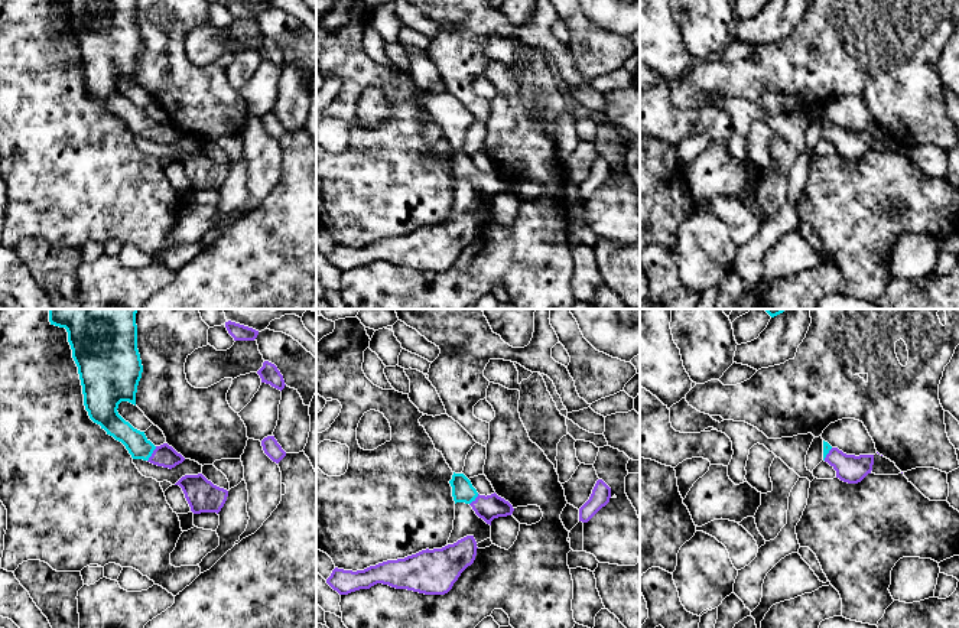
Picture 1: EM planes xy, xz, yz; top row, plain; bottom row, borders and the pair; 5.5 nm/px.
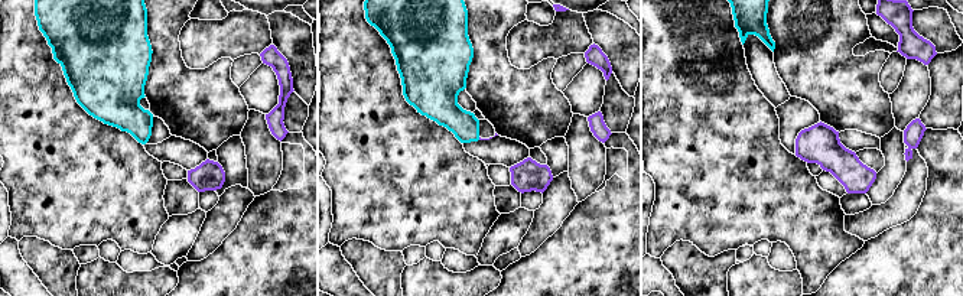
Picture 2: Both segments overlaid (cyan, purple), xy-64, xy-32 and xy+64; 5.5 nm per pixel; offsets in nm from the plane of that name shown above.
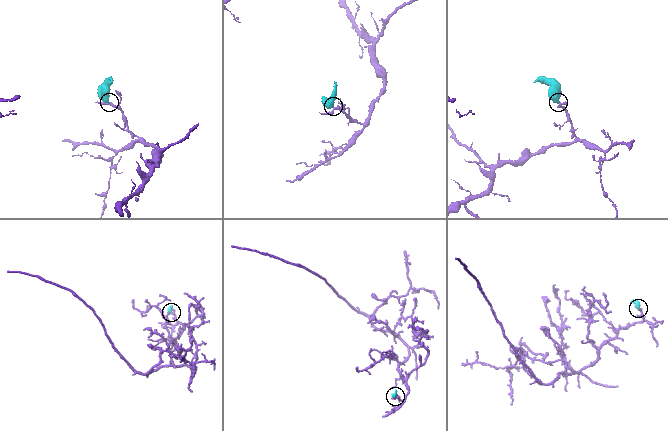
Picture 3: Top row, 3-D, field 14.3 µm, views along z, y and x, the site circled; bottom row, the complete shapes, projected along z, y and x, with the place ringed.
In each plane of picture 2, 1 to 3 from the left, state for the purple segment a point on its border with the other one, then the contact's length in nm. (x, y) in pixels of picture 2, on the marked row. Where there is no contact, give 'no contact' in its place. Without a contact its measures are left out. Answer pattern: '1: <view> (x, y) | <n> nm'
1: no contact
2: no contact
3: no contact

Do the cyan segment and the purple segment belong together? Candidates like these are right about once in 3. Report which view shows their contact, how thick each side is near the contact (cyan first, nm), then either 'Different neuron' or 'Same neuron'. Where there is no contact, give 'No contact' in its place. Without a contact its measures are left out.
Touches cyan in xy. Thickness 130 nm (cyan) against 120 nm. Same neuron

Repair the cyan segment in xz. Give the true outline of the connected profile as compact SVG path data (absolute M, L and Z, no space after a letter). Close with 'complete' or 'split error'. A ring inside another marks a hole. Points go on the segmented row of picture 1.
M454 472L449 484L455 504L469 504L475 514L490 525L494 518L511 515L514 511L513 505L495 492L487 497L480 495L464 474Z; split error

